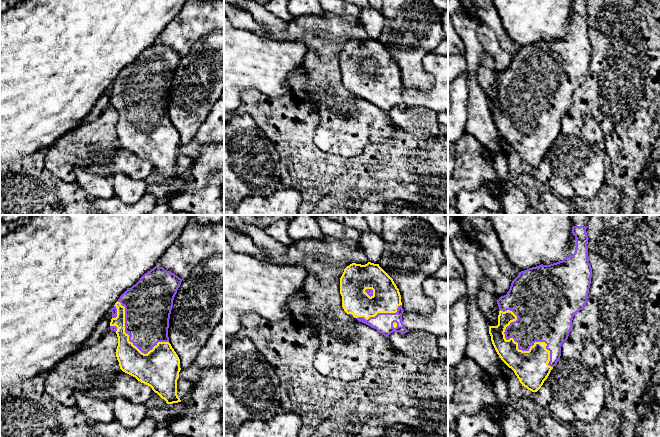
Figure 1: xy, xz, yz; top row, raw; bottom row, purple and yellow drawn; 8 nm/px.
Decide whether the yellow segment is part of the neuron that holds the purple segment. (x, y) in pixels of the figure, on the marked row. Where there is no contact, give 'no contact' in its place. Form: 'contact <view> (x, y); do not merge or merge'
contact yz (518, 346); merge

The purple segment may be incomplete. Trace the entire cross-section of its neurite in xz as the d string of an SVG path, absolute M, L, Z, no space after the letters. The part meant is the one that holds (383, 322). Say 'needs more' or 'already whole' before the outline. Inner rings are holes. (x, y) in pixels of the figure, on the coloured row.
needs more; M352 263L344 269L340 278L340 294L344 311L358 321L374 328L388 337L393 332L409 332L402 322L402 302L399 289L393 279L379 266Z

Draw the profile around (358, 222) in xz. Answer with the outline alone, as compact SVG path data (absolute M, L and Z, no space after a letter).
M313 215L314 217L317 216L324 216L327 217L333 221L336 221L340 224L346 225L348 227L352 227L354 229L357 229L360 233L368 232L370 231L370 228L368 226L368 223L365 219L365 215Z

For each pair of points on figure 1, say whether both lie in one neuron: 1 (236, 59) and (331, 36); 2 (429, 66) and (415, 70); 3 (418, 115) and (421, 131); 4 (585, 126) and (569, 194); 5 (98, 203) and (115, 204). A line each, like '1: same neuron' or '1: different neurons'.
1: different neurons
2: different neurons
3: same neuron
4: same neuron
5: same neuron

